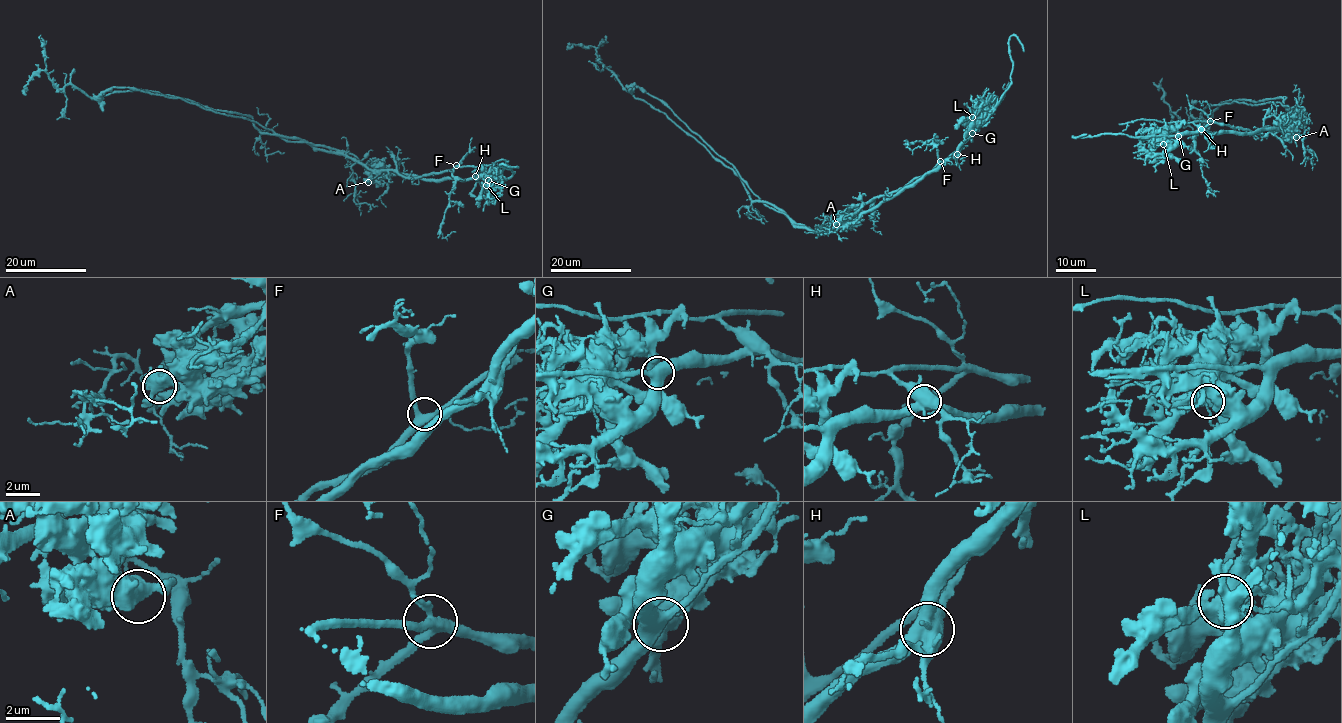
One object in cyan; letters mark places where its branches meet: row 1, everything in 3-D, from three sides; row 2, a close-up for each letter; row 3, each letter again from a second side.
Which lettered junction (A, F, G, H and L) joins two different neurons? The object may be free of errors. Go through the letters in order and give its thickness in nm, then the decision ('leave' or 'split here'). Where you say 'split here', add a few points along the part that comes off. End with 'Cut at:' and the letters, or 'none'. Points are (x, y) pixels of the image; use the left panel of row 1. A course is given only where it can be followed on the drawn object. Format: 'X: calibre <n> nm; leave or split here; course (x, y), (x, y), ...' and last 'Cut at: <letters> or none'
A: calibre 650 nm; leave
F: calibre 380 nm; leave
G: calibre 480 nm; leave
H: calibre 600 nm; split here; course (475, 175), (469, 166), (402, 177), (182, 98), (58, 88), (40, 35)
L: calibre 550 nm; leave
Cut at: H

